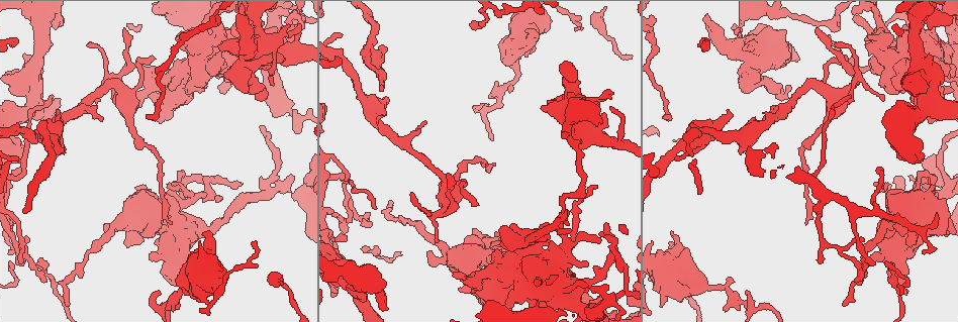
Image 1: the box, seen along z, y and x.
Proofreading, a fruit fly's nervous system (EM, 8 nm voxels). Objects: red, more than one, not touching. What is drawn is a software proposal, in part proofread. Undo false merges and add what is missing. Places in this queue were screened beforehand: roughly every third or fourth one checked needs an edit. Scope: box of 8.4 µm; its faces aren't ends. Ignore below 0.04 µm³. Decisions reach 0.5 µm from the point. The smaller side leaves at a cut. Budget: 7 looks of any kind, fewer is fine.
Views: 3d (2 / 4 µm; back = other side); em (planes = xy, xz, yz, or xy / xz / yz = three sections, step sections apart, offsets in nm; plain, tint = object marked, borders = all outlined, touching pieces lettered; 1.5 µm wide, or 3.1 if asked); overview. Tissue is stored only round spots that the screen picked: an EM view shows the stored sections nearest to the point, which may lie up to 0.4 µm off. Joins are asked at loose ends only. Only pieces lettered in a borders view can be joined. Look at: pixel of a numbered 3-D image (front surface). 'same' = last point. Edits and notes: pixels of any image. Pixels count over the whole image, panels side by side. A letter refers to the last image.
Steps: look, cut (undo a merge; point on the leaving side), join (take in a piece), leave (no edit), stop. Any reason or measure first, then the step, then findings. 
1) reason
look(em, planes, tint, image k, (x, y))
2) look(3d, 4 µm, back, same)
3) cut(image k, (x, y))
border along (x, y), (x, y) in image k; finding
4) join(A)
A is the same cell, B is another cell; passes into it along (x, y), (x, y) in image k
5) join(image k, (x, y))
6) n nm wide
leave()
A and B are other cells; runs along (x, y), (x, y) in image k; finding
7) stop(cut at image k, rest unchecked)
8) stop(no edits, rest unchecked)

tapers out
look(em, planes, borders, image 1, (834, 43))

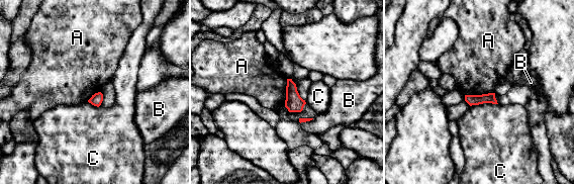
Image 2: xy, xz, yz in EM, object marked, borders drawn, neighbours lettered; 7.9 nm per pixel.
leave()
A, B and C are other cells; border along (493, 92), (465, 95) in image 2; no lettered piece goes on from it

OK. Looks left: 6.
stops while still wide
look(em, planes, borders, image 1, (505, 303))

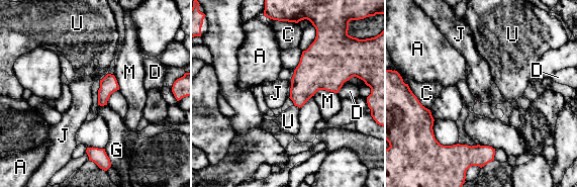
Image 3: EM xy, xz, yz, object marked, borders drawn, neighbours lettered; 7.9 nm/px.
leave()
A, C, D, G, J, M and U are other cells; border along (291, 81), (288, 97) in image 3; no lettered piece goes on from it

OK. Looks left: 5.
an open end
look(3d, 2 µm, image 1, (829, 35))

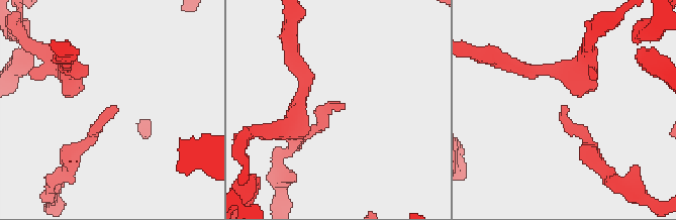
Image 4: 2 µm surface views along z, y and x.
look(em, planes, borders, image 4, (116, 105))

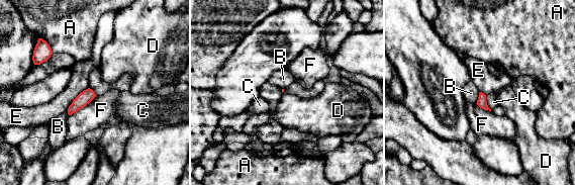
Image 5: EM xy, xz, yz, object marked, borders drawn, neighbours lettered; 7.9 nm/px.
leave()
A, B, C, D, E and F are other cells; border along (480, 92), (475, 103) in image 5; none of them fits

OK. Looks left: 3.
stop(no edits, rest unchecked)

